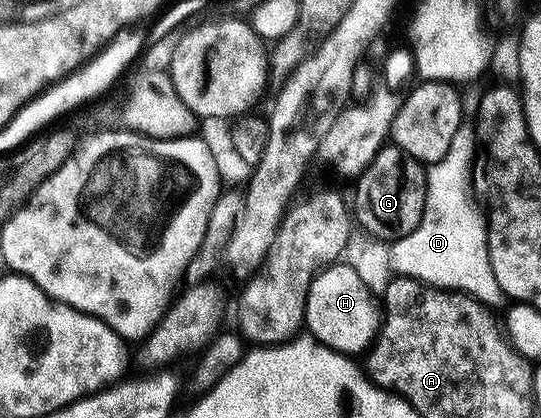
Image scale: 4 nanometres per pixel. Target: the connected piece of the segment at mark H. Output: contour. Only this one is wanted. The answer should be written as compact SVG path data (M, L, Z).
M336 261L320 270L307 294L305 327L320 343L348 357L366 352L381 326L381 307L364 276L347 261Z

